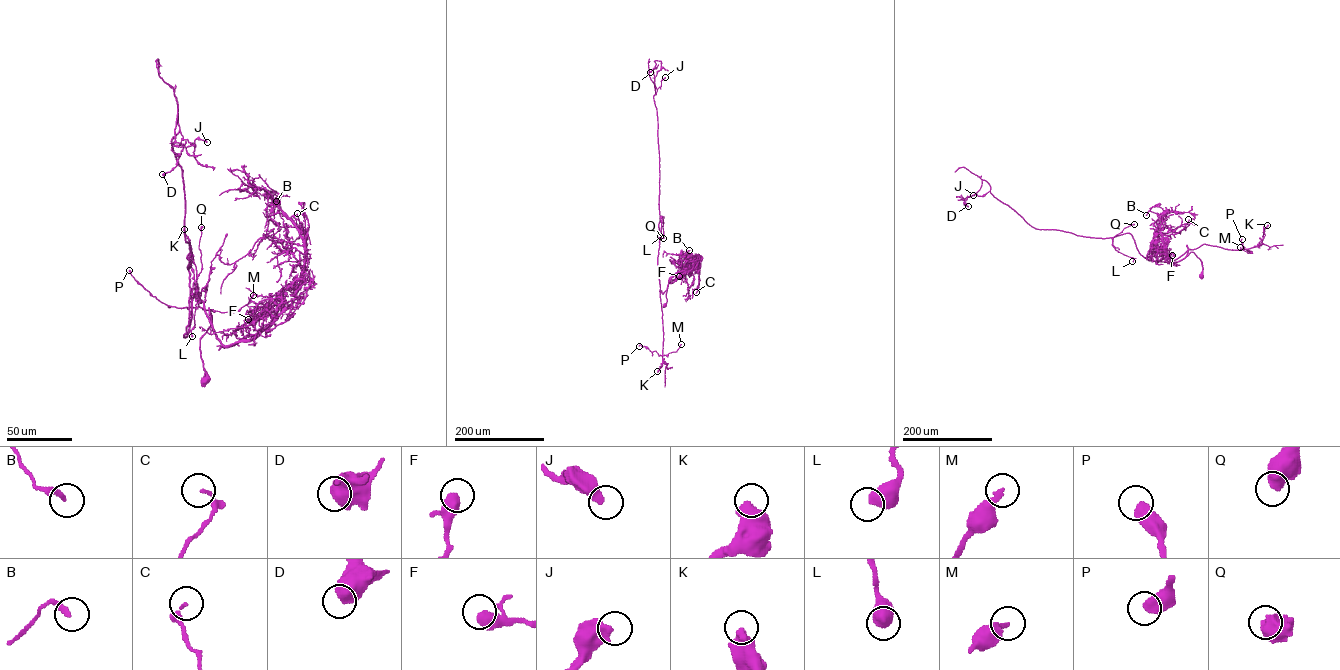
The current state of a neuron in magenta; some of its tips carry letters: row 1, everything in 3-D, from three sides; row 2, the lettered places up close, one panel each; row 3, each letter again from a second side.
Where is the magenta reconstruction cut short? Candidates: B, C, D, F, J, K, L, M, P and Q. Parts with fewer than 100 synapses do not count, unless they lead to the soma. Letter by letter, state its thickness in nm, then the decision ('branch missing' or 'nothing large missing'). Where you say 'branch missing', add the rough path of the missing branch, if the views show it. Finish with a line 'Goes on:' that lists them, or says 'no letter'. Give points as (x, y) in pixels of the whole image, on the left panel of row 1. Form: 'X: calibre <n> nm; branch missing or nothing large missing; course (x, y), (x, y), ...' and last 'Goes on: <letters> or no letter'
B: calibre 240 nm; nothing large missing
C: calibre 120 nm; nothing large missing
D: calibre 650 nm; nothing large missing
F: calibre 500 nm; nothing large missing
J: calibre 480 nm; nothing large missing
K: calibre 550 nm; nothing large missing
L: calibre 550 nm; nothing large missing
M: calibre 240 nm; nothing large missing
P: calibre 500 nm; nothing large missing
Q: calibre 650 nm; nothing large missing
Goes on: no letter

